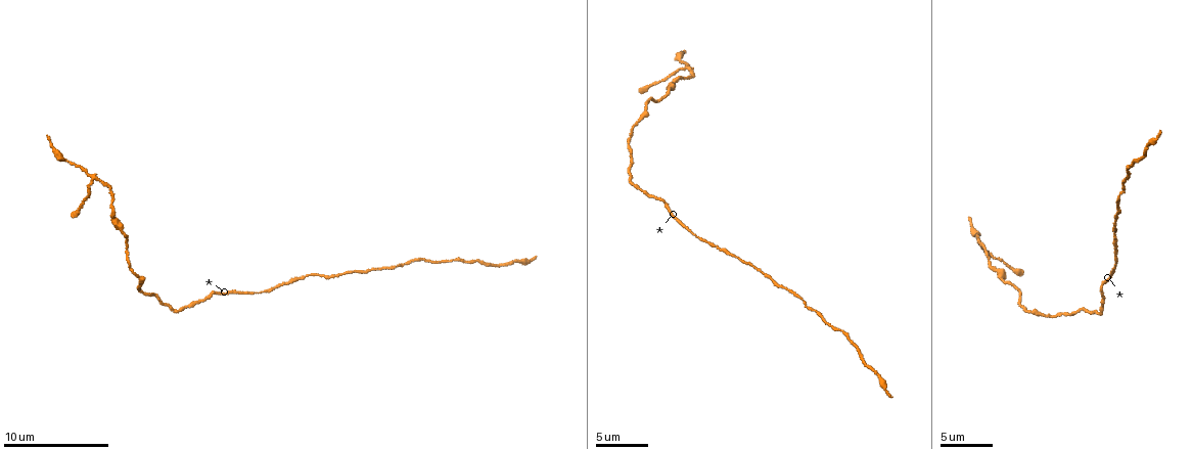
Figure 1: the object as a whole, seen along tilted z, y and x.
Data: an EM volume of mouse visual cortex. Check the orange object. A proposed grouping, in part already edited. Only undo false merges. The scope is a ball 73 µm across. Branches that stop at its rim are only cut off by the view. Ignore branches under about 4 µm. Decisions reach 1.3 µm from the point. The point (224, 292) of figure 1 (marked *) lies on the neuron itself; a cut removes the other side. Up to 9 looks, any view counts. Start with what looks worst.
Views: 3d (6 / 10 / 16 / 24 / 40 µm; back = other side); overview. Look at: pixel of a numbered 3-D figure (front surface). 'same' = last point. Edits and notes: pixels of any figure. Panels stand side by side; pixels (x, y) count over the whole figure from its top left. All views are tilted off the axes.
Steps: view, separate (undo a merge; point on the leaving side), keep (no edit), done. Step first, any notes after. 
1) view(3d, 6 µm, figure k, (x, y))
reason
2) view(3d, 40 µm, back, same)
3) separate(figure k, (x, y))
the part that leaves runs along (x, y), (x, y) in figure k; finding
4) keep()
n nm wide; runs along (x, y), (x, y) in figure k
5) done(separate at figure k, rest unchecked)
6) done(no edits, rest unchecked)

view(3d, 10 µm, figure 1, (94, 176))
three-way junction

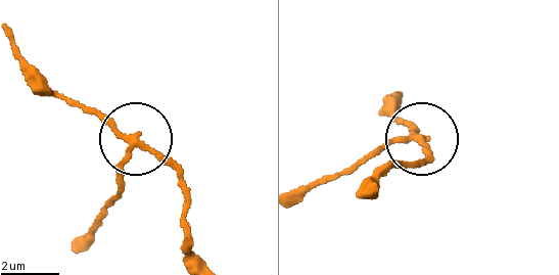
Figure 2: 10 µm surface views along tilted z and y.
separate(figure 2, (118, 183))
side arm 5 µm; the part that leaves runs along (127, 152), (117, 197), (75, 251) in figure 2; two neurons meet here

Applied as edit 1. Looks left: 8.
view(3d, 6 µm, figure 1, (124, 233))
thick turns thin

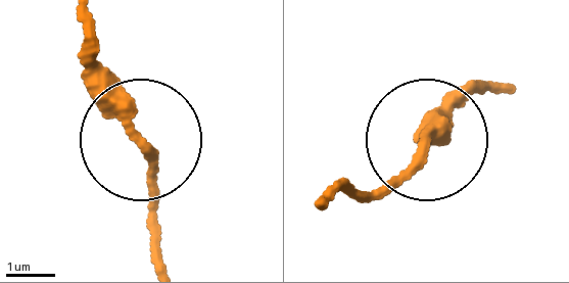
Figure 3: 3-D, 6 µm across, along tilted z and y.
keep()
runs along (326, 203), (371, 191), (436, 135), (472, 80) in figure 3; continuous, no second neuron

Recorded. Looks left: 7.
view(3d, 10 µm, figure 1, (634, 127))
calibre changes

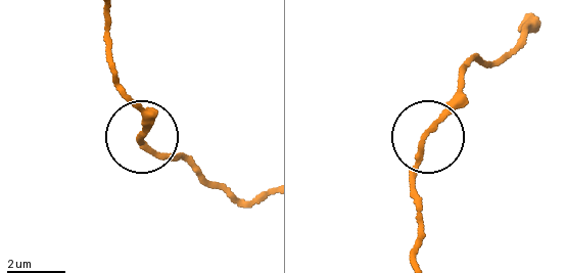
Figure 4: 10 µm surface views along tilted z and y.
keep()
160 nm wide; runs along (415, 260), (423, 223), (413, 180), (418, 153), (461, 80) in figure 4; one neuron here

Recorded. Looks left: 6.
view(3d, 6 µm, figure 1, (1117, 252))
thick turns thin

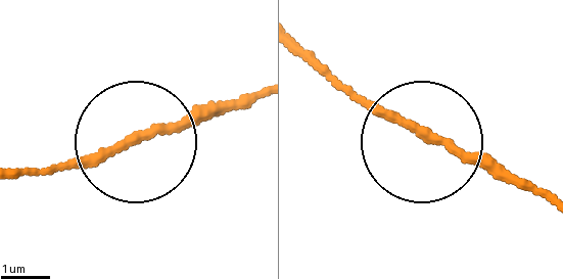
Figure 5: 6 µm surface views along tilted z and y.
view(3d, 6 µm, back, figure 5, (418, 129))

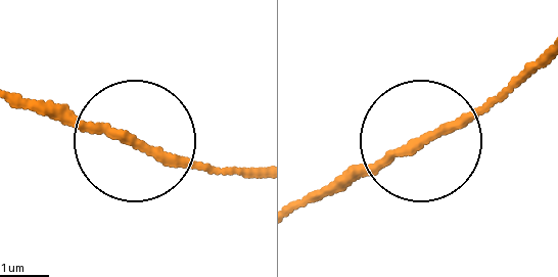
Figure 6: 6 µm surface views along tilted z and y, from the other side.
keep()
170 nm wide; all the same neuron

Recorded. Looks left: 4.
done(separate at figure 2, rest unchecked)

